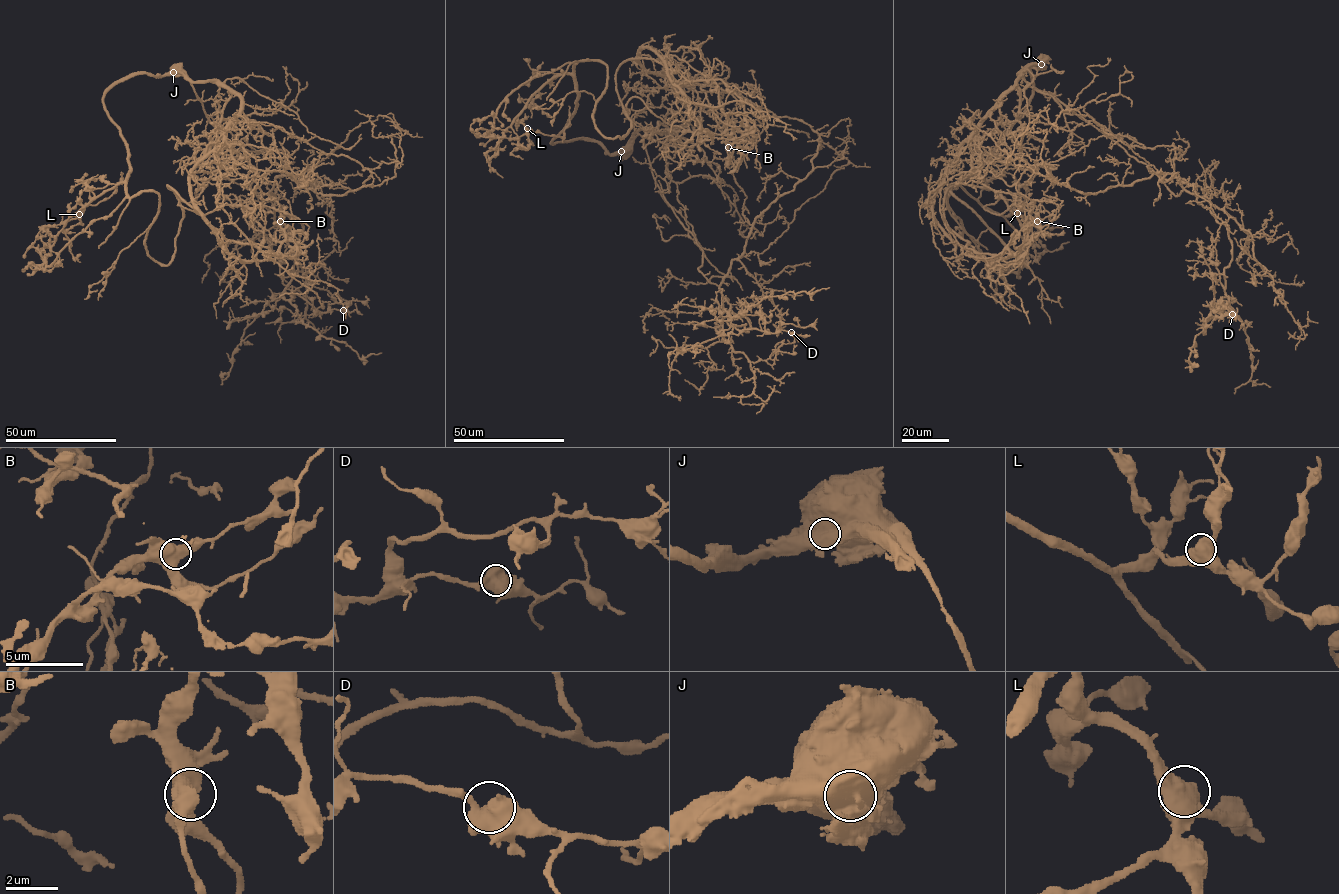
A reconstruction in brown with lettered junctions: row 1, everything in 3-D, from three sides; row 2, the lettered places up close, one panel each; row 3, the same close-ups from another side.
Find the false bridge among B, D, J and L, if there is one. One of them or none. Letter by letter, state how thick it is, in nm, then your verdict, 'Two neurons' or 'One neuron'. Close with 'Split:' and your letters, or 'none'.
B: Thickness 700 nm. One neuron
D: Thickness 700 nm. One neuron
J: Thickness 950 nm. Two neurons
L: Thickness 700 nm. One neuron
Split: J

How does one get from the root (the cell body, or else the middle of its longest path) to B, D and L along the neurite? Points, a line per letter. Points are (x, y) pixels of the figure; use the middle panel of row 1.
B: (625, 151), (639, 131), (669, 132), (688, 117), (662, 73), (670, 55), (716, 85), (733, 123), (728, 147)
D: (625, 151), (640, 135), (656, 184), (703, 251), (698, 270), (751, 328), (733, 326), (791, 332)
L: (625, 151), (551, 142), (575, 110), (567, 73), (530, 98), (518, 116), (527, 128)

